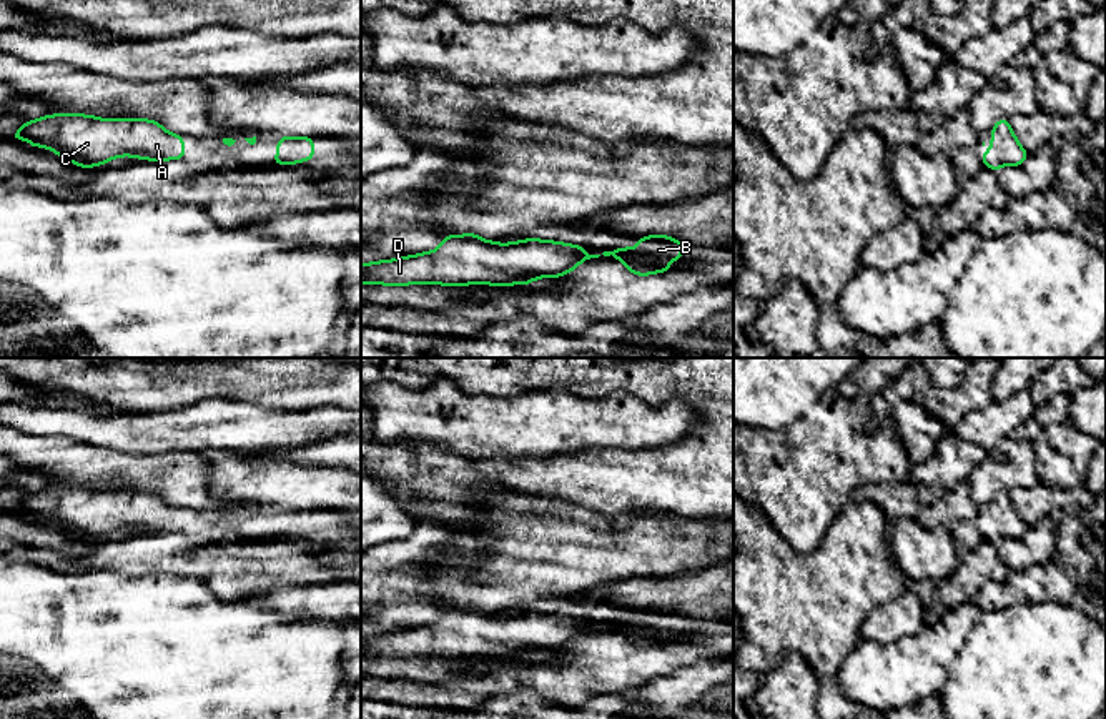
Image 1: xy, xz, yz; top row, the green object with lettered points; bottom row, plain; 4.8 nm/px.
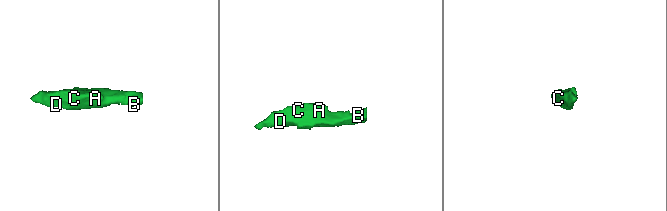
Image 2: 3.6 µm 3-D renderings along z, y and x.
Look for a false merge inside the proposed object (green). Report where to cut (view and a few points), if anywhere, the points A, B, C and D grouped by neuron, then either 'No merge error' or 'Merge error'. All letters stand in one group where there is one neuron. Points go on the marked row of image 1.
No split. Groups: A B C D. No merge error

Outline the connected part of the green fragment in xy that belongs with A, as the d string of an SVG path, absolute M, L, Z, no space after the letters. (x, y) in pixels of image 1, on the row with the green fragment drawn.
M81 113L45 115L27 120L12 140L27 140L33 148L55 151L80 168L106 165L113 158L166 161L185 158L183 135L163 128L148 118L106 120Z

